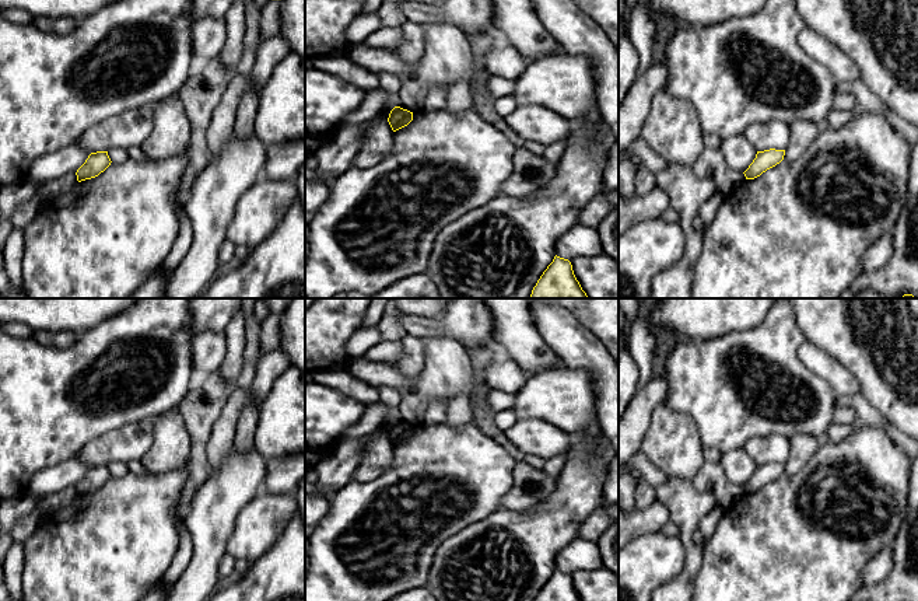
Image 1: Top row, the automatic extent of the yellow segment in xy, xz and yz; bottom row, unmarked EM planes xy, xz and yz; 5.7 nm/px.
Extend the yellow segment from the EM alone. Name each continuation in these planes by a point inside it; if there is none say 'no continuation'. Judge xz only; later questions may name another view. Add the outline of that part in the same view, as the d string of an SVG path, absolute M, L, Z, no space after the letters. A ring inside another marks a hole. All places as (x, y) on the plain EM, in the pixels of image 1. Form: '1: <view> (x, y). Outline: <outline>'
no continuation

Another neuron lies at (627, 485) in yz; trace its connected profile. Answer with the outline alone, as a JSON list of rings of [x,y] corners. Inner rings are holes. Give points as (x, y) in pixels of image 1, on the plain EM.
[[[626,469],[619,475],[619,509],[630,513],[635,507],[635,489],[637,482],[633,475]]]

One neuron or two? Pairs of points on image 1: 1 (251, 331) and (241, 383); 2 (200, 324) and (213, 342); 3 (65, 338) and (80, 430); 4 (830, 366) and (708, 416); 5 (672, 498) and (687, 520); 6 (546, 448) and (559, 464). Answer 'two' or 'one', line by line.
1: one
2: two
3: two
4: two
5: one
6: two

